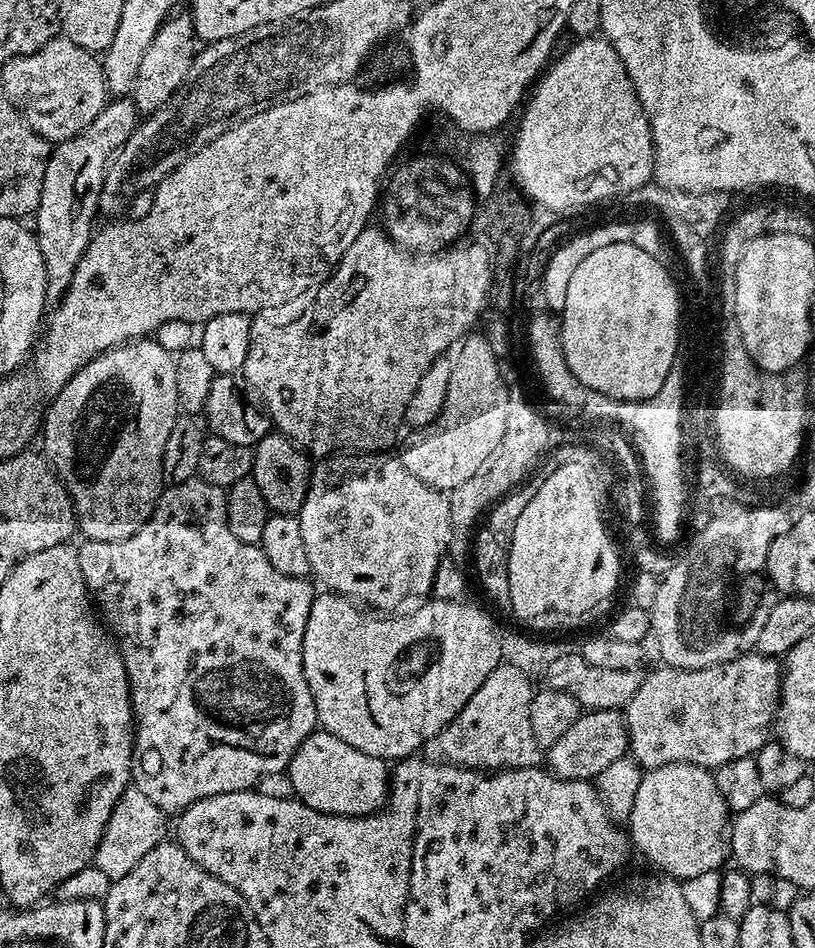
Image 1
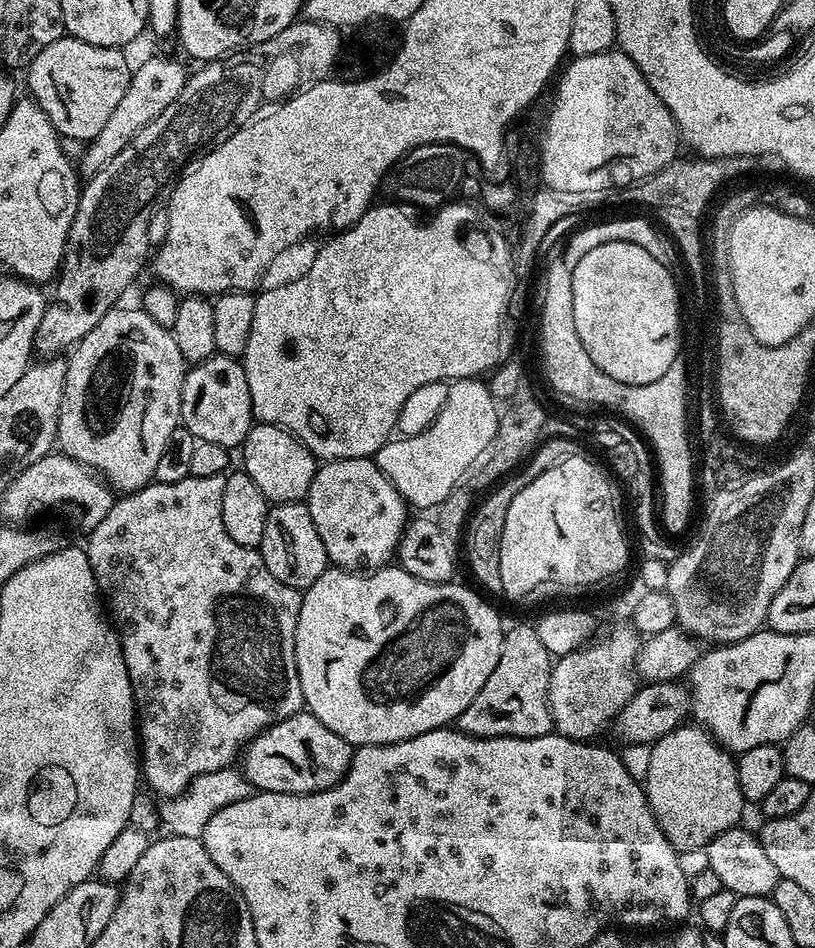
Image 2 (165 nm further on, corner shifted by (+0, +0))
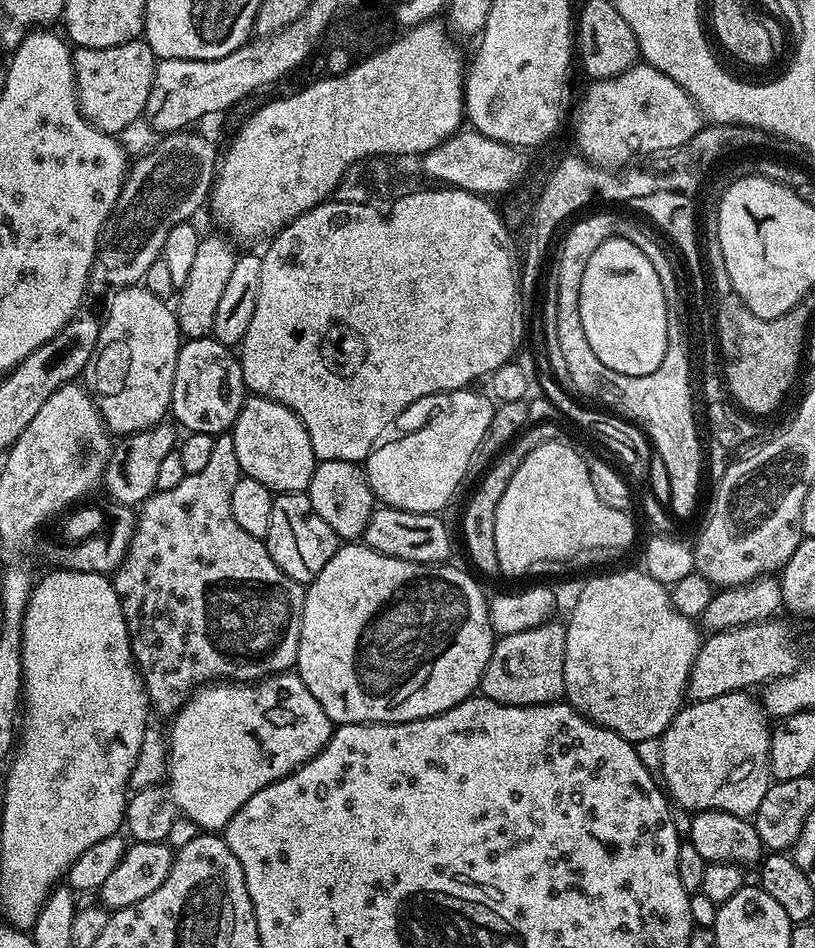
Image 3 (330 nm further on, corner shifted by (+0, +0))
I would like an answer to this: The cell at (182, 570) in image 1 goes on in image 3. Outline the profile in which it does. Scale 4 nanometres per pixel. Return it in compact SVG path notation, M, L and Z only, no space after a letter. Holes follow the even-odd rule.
M221 434L216 437L214 451L210 462L198 474L184 476L178 486L170 490L157 490L139 505L136 518L136 532L128 547L128 553L111 577L114 590L122 602L122 614L126 618L128 637L132 647L132 659L135 660L140 676L144 679L144 689L148 692L151 707L156 708L165 718L171 717L180 711L185 700L197 688L213 682L255 682L263 680L265 676L274 676L287 672L296 663L298 642L300 641L300 619L304 609L305 585L299 584L294 578L282 574L268 553L268 545L263 539L254 534L246 534L238 522L230 514L230 494L234 486L240 481L241 470L238 466L238 454L234 454L234 438L230 434Z

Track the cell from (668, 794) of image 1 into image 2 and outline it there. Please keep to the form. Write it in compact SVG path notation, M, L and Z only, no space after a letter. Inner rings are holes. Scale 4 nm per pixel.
M692 722L675 728L652 745L650 766L643 786L658 826L662 826L668 841L684 854L695 853L692 852L695 848L707 849L708 843L718 838L718 834L737 827L746 807L744 795L738 786L738 770L733 753L720 747L707 728L701 728Z

